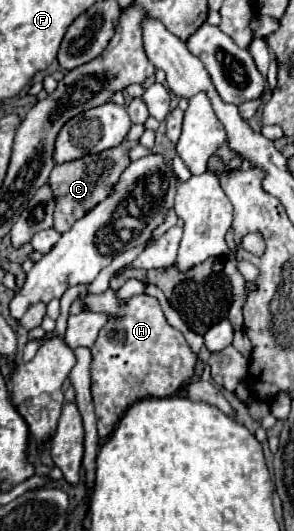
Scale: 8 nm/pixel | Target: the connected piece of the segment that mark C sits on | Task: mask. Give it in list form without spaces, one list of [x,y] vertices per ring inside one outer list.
[[[115,146],[109,150],[103,150],[99,154],[89,154],[79,160],[71,160],[65,164],[57,164],[51,170],[49,186],[53,190],[55,198],[55,230],[59,234],[65,234],[71,230],[71,226],[83,218],[89,210],[93,210],[99,202],[103,202],[107,196],[115,192],[115,184],[119,182],[123,170],[131,164],[129,150],[125,146]]]

